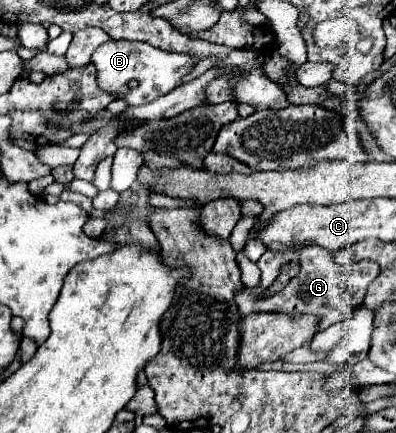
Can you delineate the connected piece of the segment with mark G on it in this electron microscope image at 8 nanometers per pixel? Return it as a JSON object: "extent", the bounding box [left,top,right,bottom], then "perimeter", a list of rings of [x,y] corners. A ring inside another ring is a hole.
{"extent":[236,247,380,331],"perimeter":[[[300,247],[296,251],[286,251],[286,253],[272,253],[266,251],[260,261],[258,261],[260,269],[262,269],[262,285],[256,289],[242,289],[236,295],[236,303],[240,309],[240,315],[252,315],[252,313],[314,313],[318,317],[322,317],[320,321],[320,331],[330,327],[332,323],[344,321],[348,319],[354,309],[358,307],[356,297],[364,297],[368,285],[378,277],[380,267],[374,261],[358,261],[358,275],[344,275],[342,267],[334,263],[332,253],[324,251],[324,247]],[[290,261],[298,261],[300,263],[300,273],[296,277],[290,279],[290,283],[278,291],[272,297],[262,297],[262,293],[272,285],[272,281],[280,275],[282,267]],[[352,303],[352,309],[350,309]]]}

